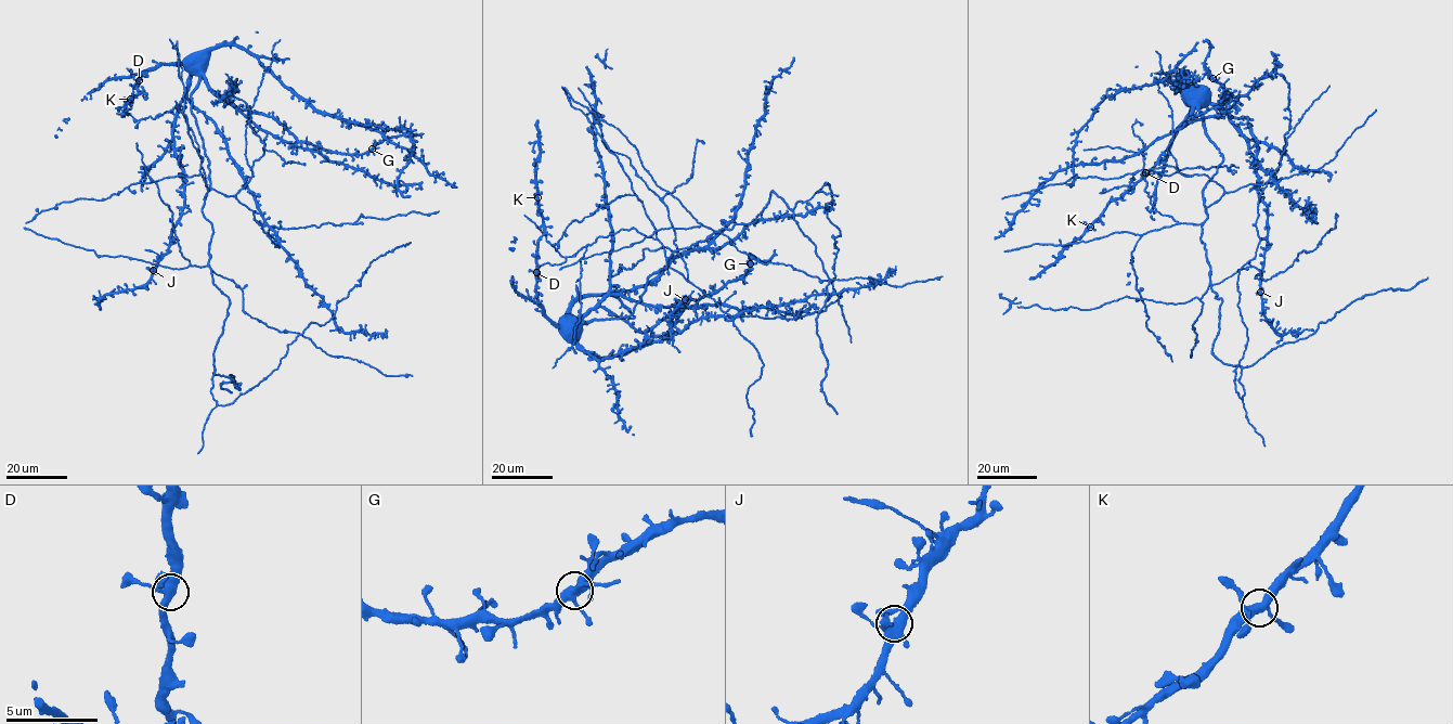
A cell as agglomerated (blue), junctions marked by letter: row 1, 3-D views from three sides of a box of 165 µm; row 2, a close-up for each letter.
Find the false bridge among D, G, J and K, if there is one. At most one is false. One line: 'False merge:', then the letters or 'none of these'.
False merge: none of these

